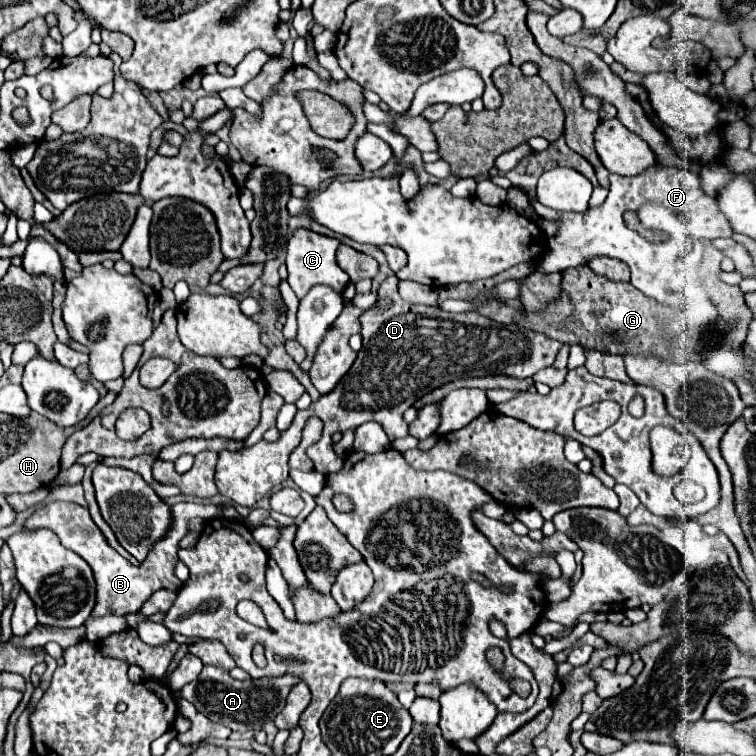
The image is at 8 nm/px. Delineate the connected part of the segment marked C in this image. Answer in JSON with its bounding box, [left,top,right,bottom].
[287,227,349,299]

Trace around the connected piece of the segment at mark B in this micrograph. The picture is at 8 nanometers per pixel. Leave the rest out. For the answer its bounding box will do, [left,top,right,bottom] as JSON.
[25,501,219,617]

